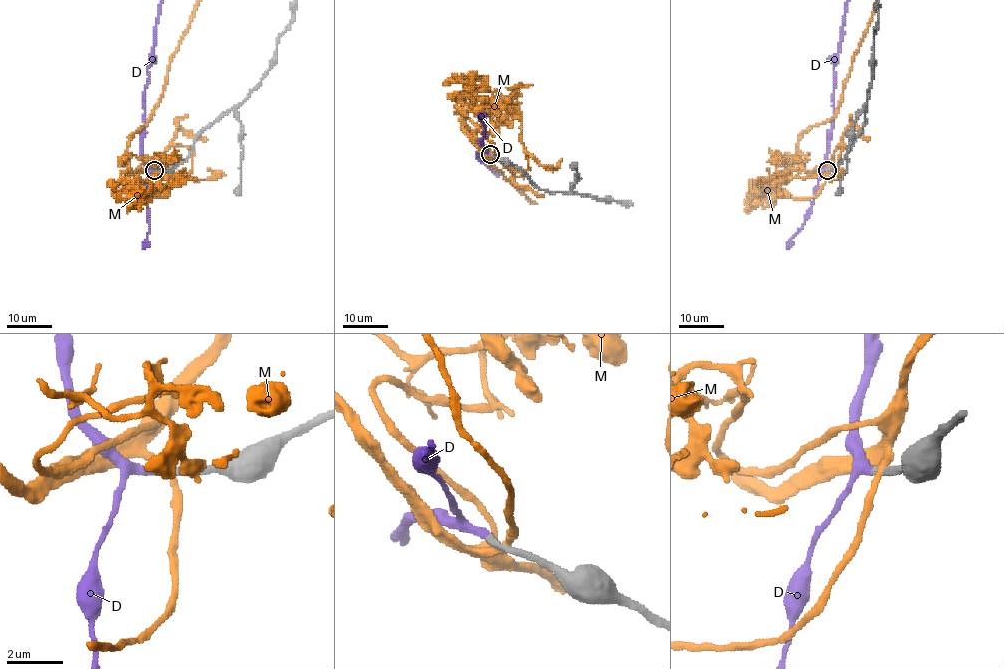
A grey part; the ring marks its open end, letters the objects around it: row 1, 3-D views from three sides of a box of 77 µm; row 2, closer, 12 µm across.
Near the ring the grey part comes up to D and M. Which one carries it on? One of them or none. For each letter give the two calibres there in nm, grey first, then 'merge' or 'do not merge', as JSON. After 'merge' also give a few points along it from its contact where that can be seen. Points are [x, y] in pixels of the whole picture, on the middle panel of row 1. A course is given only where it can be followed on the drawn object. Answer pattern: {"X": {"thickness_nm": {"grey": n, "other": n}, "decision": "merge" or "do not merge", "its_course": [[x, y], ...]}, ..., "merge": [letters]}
{"D": {"thickness_nm": {"grey": 280, "other": 240}, "decision": "merge"}, "M": {"thickness_nm": {"grey": 360, "other": 220}, "decision": "do not merge"}, "merge": ["D"]}

